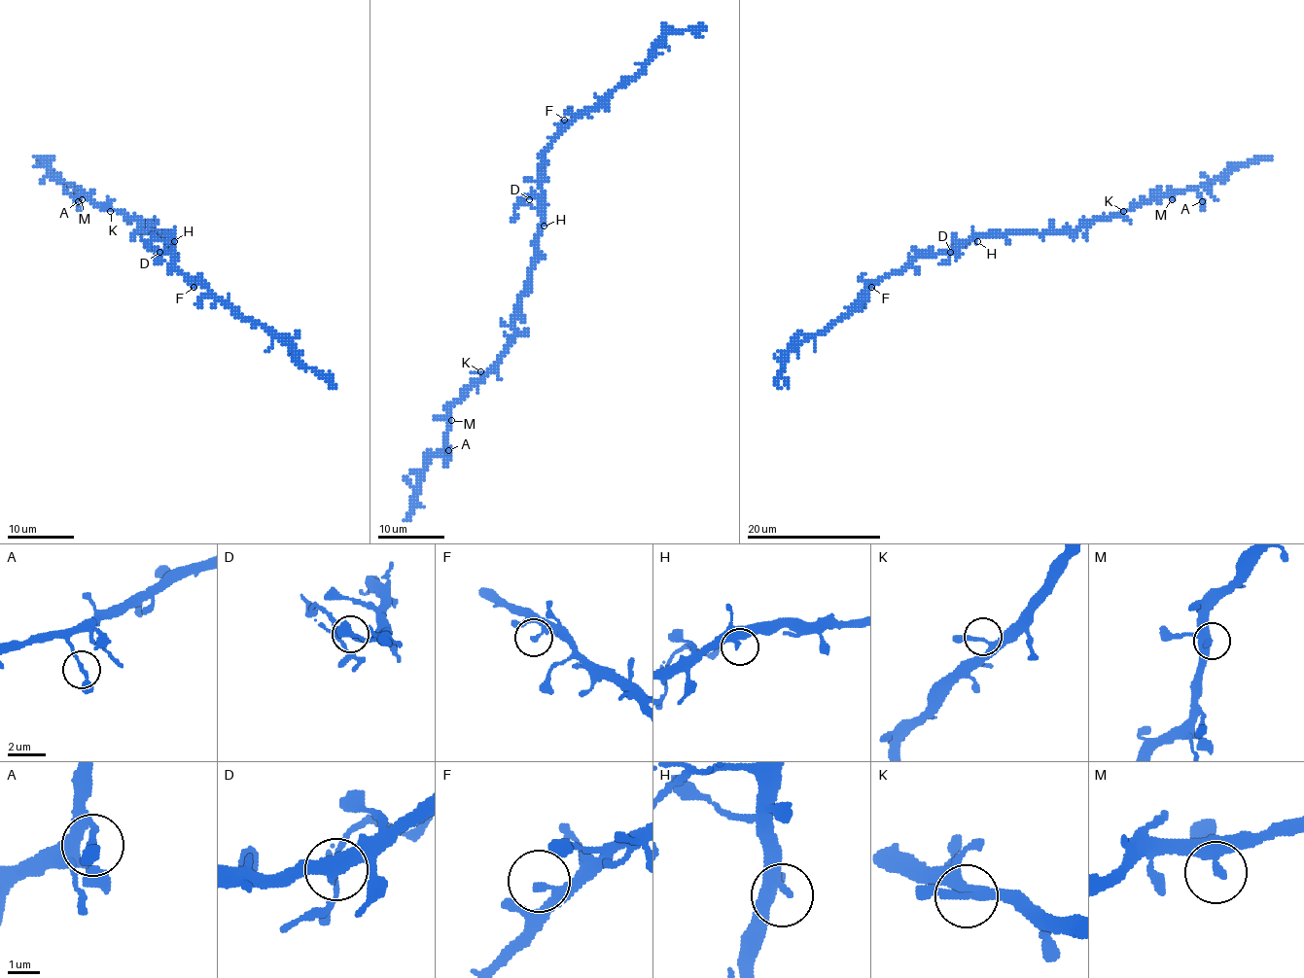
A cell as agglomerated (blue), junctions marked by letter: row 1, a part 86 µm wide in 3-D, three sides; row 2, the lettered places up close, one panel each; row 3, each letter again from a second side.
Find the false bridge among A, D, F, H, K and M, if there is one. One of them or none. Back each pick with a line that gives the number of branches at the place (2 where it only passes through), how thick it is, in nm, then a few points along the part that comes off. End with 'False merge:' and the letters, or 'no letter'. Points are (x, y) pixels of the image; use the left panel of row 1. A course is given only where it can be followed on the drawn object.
D: branches 4; calibre 170 nm; course (158, 251), (142, 238)
False merge: D

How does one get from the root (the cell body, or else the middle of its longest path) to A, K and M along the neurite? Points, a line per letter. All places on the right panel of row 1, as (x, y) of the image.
A: (987, 234), (1068, 232), (1131, 211), (1161, 192), (1195, 189), (1202, 201)
K: (987, 234), (1068, 232), (1086, 227), (1098, 220), (1111, 220), (1123, 211)
M: (987, 234), (1068, 232), (1131, 211), (1158, 194), (1168, 194), (1172, 199)

